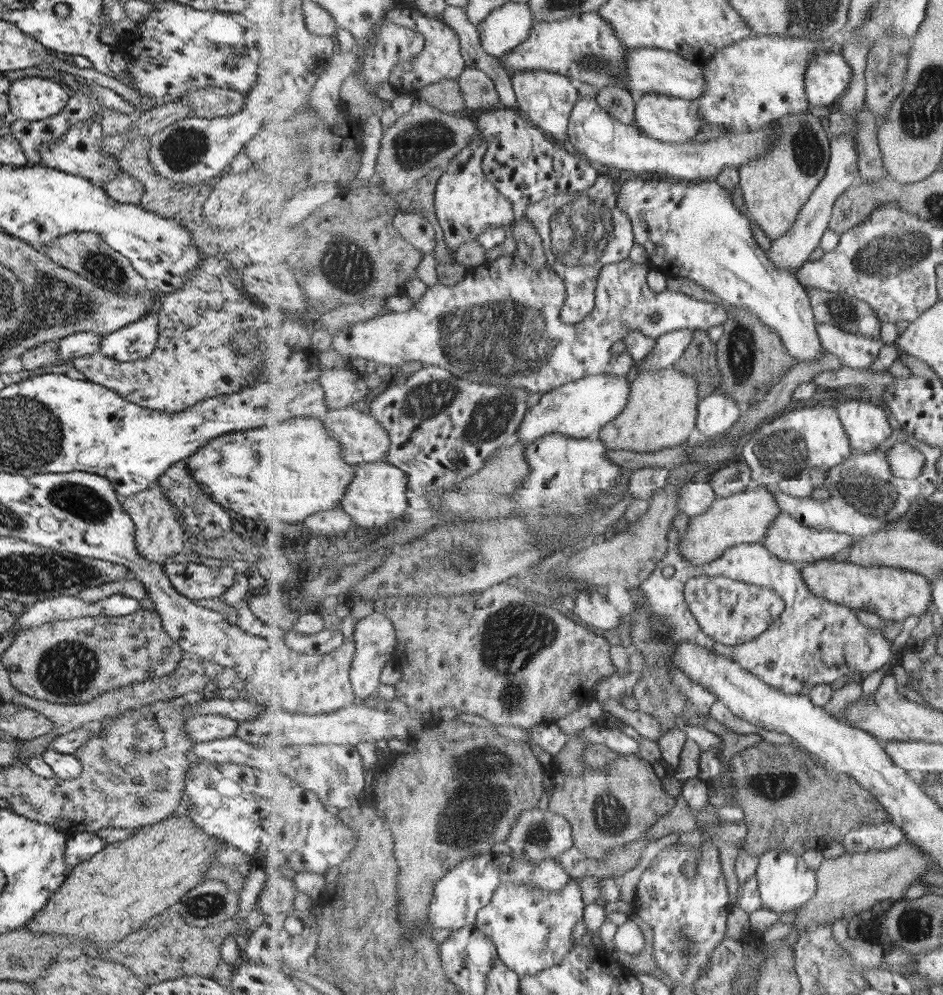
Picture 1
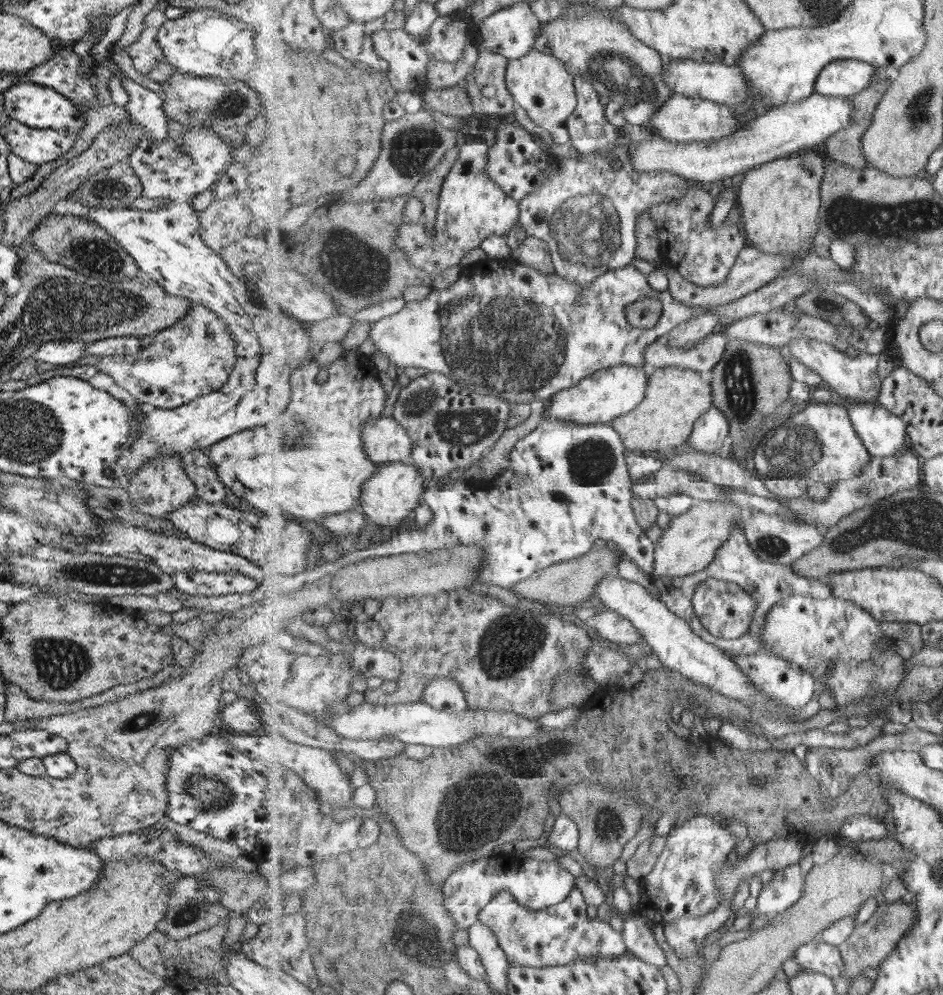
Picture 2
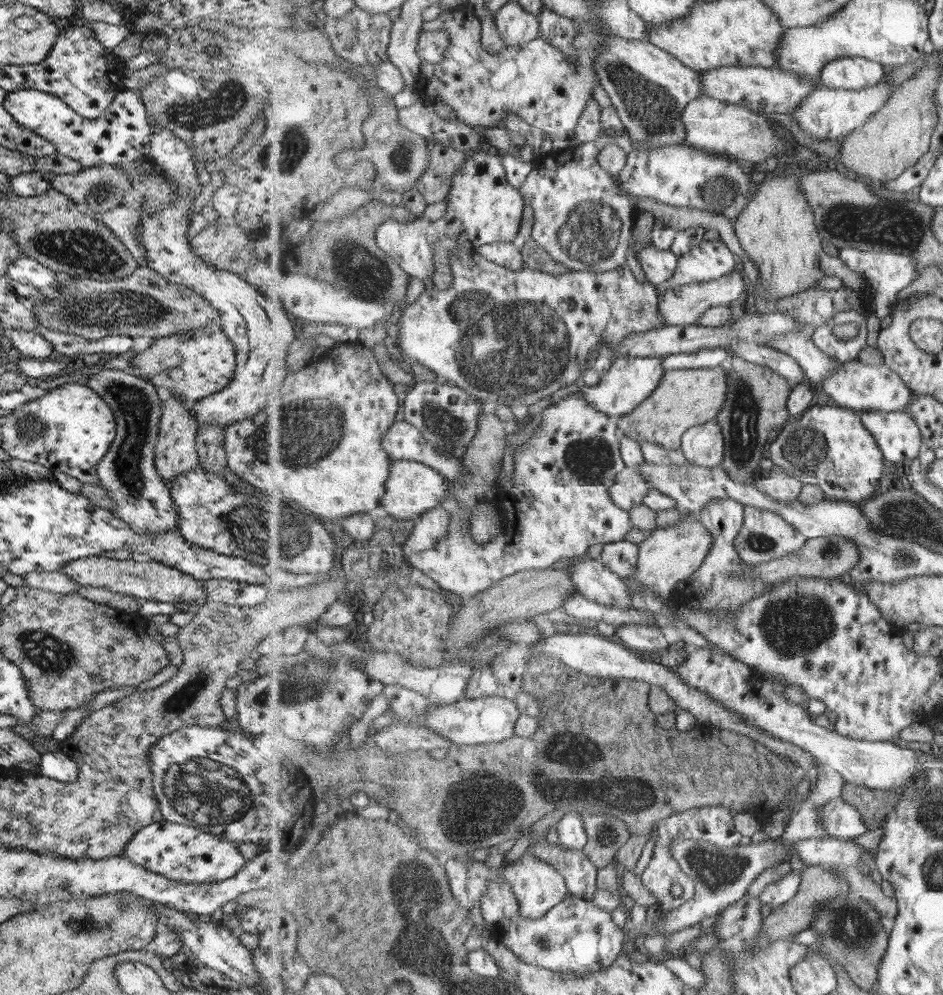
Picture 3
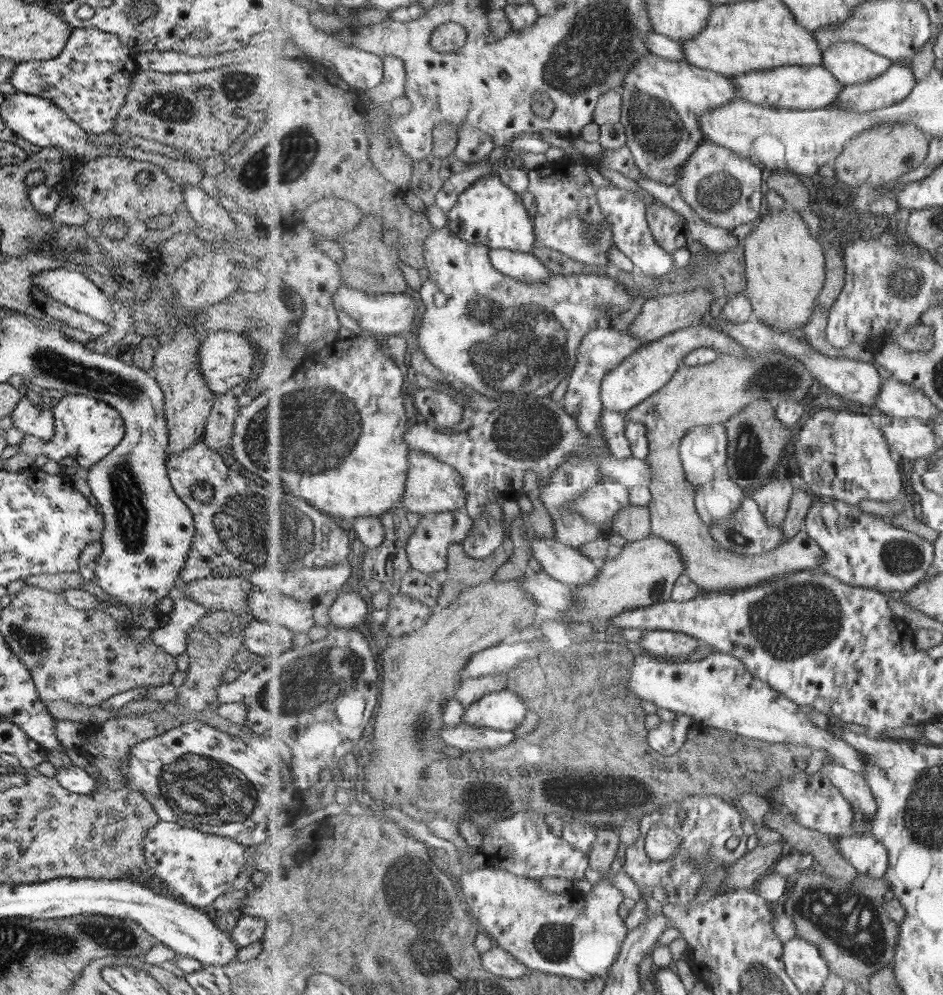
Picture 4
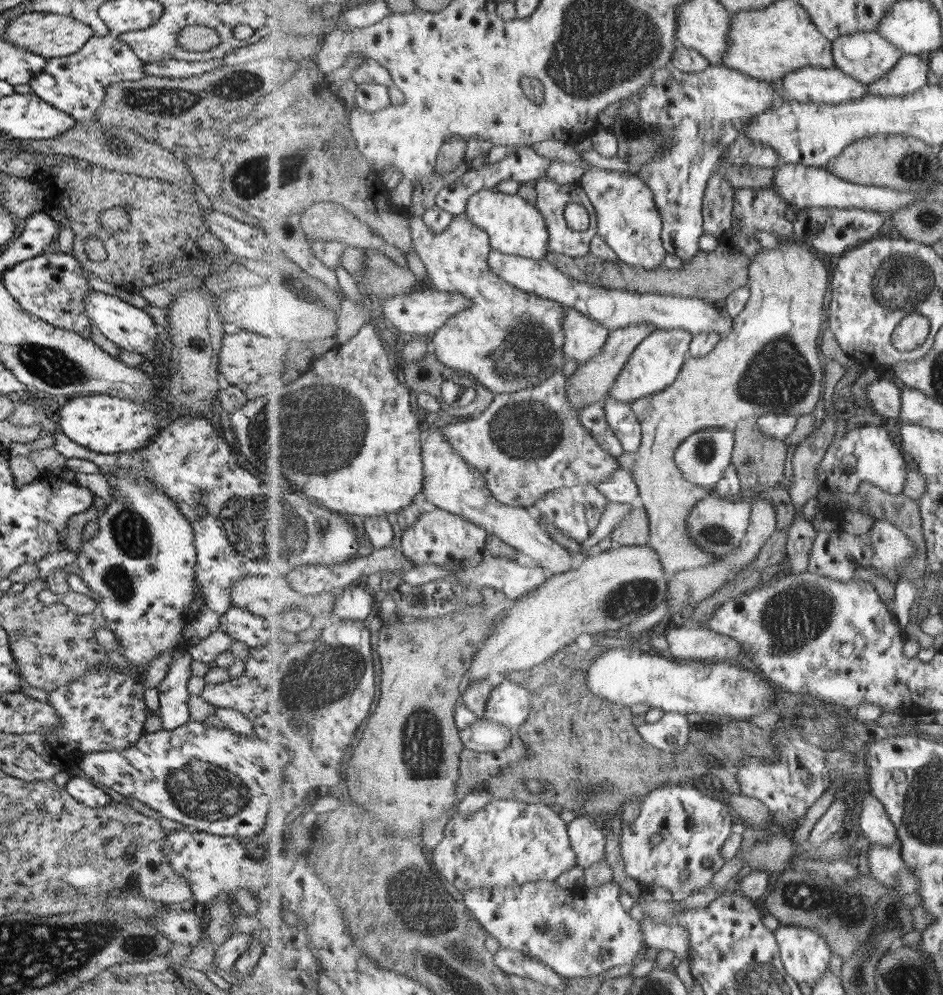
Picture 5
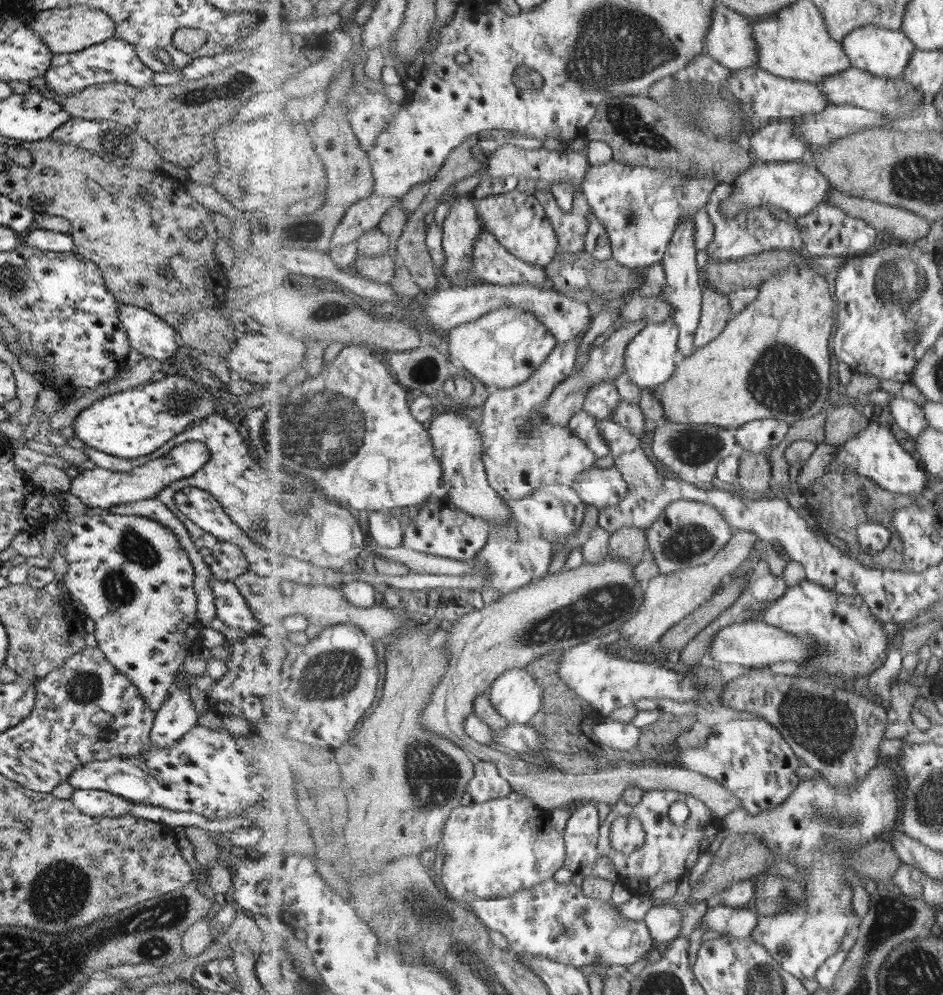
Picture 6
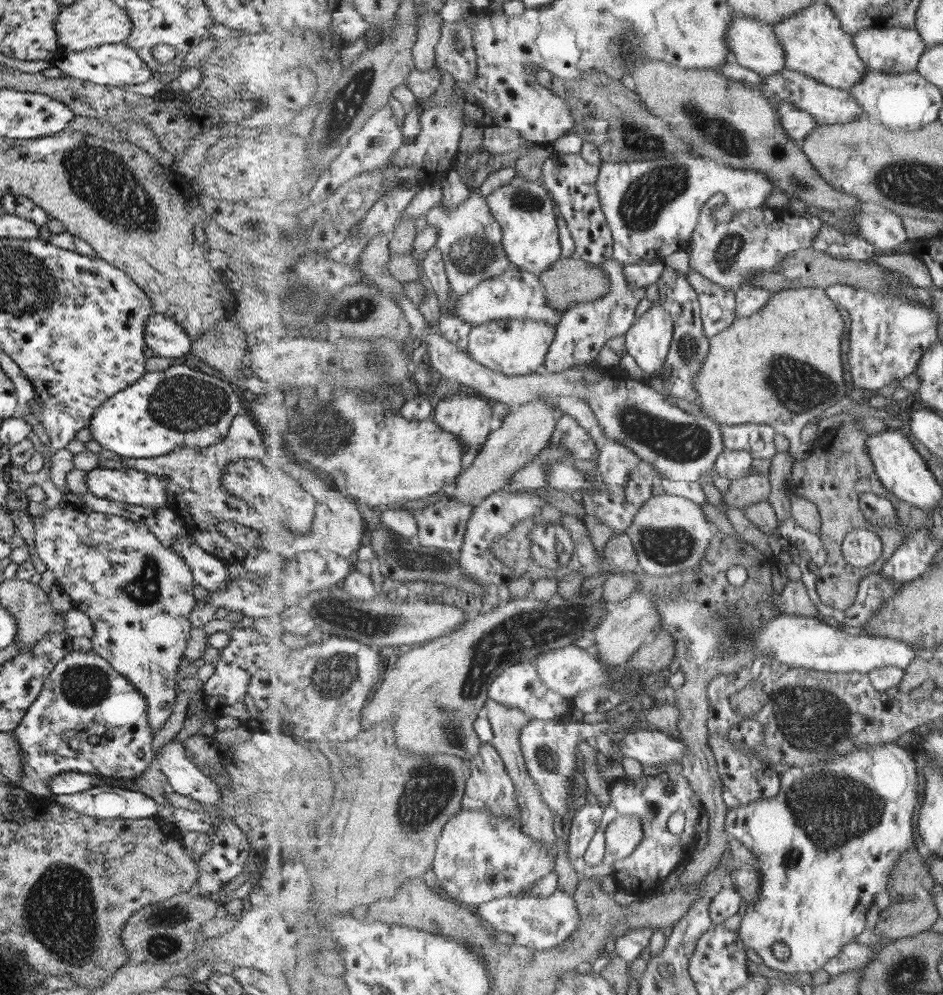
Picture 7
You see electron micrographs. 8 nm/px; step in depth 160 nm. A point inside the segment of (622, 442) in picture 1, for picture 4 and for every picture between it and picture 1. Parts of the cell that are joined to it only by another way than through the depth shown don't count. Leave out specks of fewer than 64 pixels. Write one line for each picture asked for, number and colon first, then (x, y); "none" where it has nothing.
2: (676, 398)
3: (685, 399)
4: (711, 394)

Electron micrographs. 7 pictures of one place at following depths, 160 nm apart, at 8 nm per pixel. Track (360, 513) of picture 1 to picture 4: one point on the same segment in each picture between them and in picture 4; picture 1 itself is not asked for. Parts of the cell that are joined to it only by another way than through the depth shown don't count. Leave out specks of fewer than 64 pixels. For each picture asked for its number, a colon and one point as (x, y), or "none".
2: (388, 497)
3: (413, 488)
4: (433, 486)

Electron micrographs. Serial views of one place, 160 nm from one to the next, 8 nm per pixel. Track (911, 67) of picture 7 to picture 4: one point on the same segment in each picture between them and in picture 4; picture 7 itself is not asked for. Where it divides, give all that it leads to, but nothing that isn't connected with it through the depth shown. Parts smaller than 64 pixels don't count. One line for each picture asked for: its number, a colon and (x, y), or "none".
4: (851, 63)
5: (867, 56)
6: (883, 52)

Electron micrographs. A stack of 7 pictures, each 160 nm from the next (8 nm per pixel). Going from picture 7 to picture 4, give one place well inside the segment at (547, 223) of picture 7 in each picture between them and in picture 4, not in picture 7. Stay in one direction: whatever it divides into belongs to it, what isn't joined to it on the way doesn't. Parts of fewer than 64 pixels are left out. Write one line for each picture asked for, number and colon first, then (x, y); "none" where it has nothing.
4: (490, 213)
5: (515, 227)
6: (519, 221)

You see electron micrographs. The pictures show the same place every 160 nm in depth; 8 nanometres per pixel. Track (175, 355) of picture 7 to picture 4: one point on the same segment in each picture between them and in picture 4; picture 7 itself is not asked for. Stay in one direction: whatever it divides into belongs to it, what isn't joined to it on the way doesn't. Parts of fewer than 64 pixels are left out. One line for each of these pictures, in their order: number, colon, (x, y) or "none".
4: (68, 286)
5: (128, 327)
6: (147, 334)

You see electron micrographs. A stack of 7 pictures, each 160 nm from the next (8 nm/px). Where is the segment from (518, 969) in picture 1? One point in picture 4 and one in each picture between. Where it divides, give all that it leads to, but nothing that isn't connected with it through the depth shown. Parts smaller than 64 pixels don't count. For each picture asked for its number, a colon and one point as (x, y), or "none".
2: (564, 934)
3: (576, 936)
4: (577, 935)

